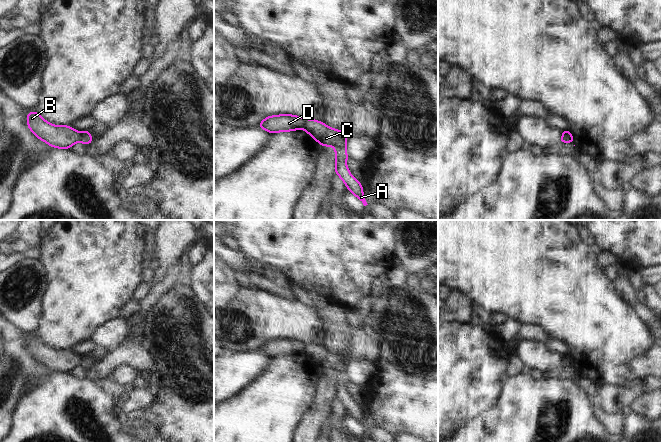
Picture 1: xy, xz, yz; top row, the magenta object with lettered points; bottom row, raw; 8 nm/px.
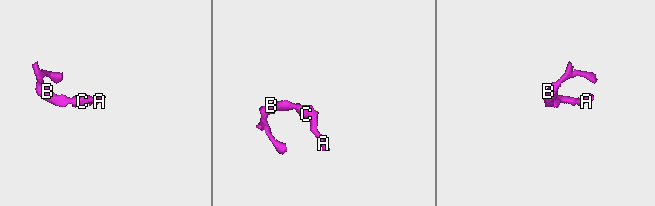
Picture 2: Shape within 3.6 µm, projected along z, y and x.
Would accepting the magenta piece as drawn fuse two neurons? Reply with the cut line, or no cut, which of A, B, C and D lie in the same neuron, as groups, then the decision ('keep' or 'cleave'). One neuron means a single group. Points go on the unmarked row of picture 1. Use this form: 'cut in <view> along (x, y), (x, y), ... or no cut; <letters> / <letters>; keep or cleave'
cut in xz along (305, 343), (303, 352); A C / B D; cleave

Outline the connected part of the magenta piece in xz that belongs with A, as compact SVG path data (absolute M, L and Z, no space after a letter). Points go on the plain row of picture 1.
M309 342L304 345L304 354L323 371L332 370L335 372L335 398L343 404L348 414L354 418L364 430L368 429L363 418L362 408L351 399L346 388L349 382L346 376L348 360L343 355L333 353L321 345Z

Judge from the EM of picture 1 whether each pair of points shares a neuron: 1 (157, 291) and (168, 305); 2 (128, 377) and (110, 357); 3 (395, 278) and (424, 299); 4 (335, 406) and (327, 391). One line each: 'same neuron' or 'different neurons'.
1: different neurons
2: different neurons
3: different neurons
4: different neurons

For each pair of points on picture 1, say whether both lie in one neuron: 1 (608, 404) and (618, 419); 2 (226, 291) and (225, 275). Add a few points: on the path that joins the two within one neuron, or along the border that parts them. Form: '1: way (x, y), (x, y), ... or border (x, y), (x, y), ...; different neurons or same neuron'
1: border (600, 406), (608, 414), (621, 412); different neurons
2: way (225, 287), (225, 279); same neuron

